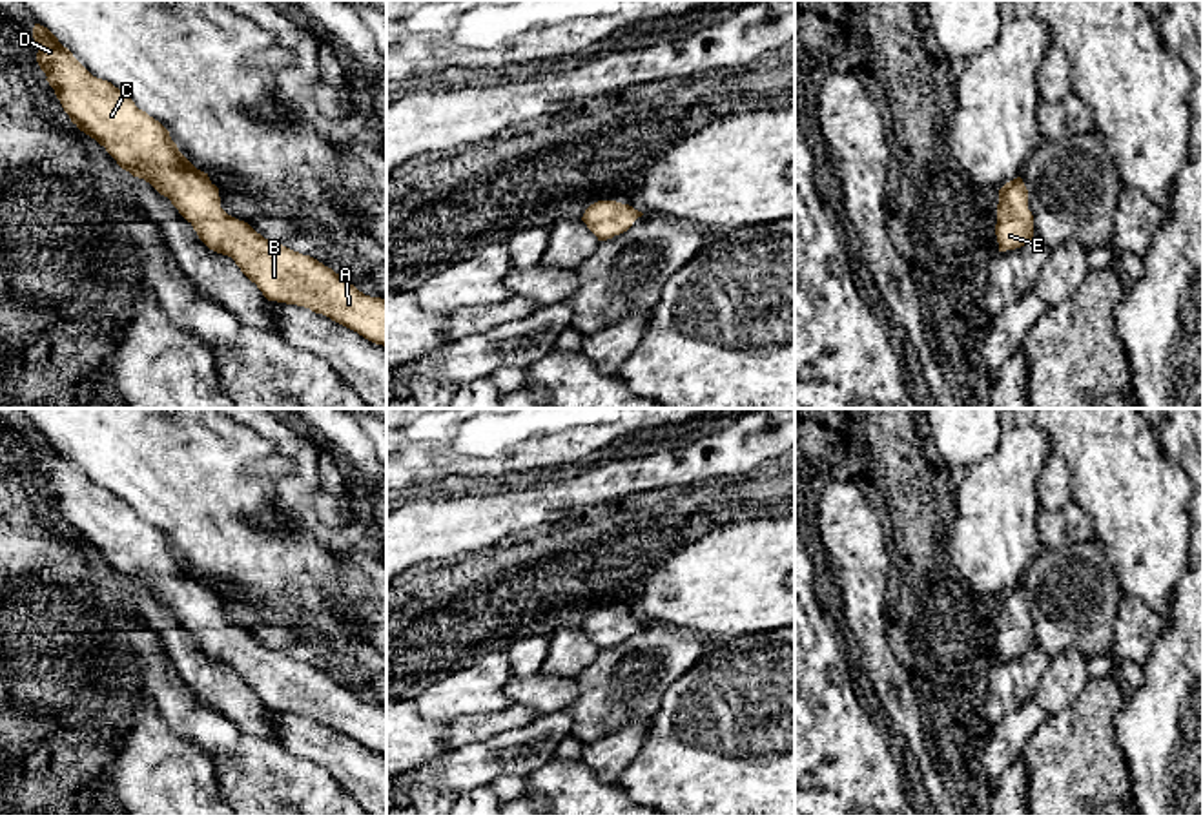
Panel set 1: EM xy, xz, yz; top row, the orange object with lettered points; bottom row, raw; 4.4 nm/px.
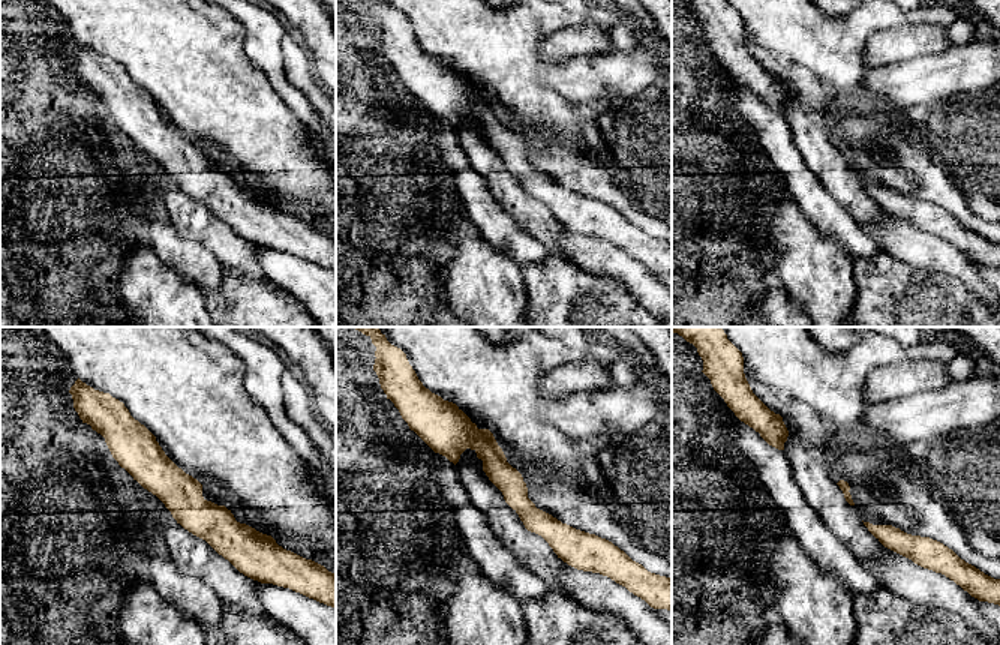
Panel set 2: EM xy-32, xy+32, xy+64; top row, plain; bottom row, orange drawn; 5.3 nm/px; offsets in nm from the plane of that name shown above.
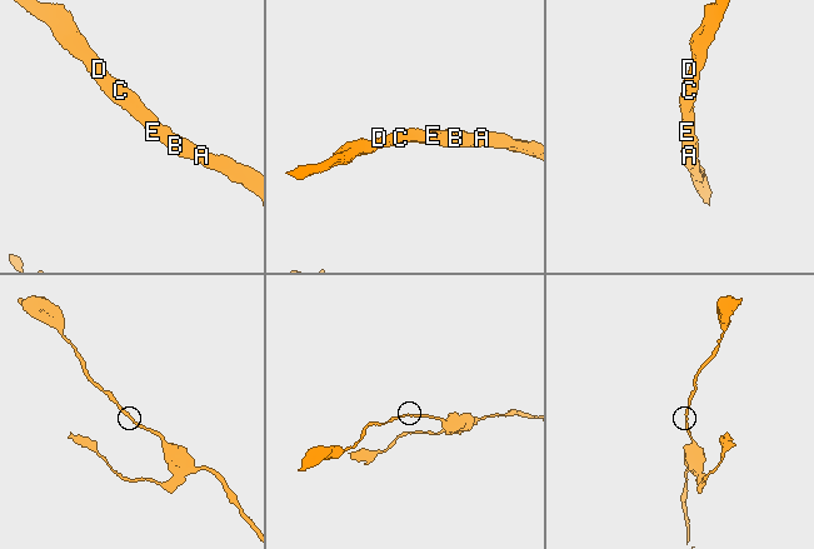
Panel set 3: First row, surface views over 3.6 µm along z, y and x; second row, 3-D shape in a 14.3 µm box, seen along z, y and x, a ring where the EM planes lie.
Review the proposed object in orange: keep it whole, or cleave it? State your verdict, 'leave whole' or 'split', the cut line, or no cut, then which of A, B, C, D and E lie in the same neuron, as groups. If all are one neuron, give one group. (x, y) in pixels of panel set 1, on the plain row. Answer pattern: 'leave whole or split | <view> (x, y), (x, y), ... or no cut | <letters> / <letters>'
leave whole | no cut | A B C D E

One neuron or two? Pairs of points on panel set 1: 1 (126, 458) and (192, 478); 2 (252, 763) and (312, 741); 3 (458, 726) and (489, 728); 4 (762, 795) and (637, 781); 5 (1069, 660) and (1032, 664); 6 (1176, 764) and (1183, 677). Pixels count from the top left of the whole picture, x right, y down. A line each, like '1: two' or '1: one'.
1: one
2: two
3: one
4: one
5: two
6: one

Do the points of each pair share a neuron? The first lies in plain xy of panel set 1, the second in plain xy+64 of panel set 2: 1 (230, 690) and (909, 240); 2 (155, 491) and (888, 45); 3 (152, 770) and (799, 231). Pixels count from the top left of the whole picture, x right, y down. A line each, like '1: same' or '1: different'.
1: different
2: different
3: same

